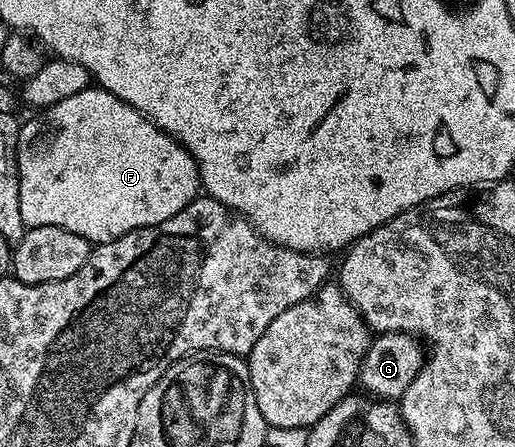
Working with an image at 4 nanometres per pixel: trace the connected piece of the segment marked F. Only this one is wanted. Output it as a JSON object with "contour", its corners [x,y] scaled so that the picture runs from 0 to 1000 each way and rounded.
{"contour":[[[173,195],[151,204],[151,213],[136,213],[136,221],[120,221],[62,260],[70,262],[58,264],[49,280],[41,277],[31,302],[31,387],[39,396],[39,470],[43,499],[56,512],[120,508],[128,517],[144,517],[144,526],[159,526],[177,539],[181,550],[204,548],[252,517],[305,503],[346,481],[346,472],[359,468],[371,450],[379,450],[390,430],[388,371],[365,345],[361,329],[348,324],[330,300],[315,295],[289,262],[278,262],[268,246],[252,239],[233,217],[223,217],[214,204]]]}

